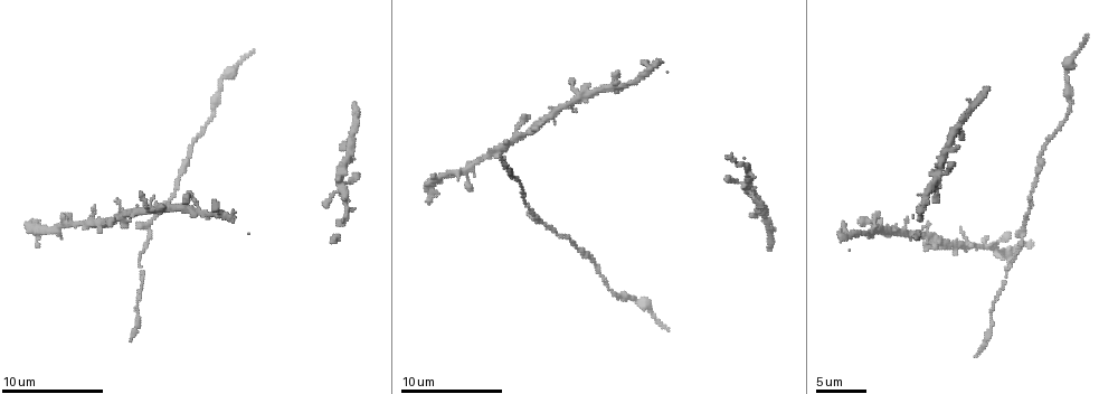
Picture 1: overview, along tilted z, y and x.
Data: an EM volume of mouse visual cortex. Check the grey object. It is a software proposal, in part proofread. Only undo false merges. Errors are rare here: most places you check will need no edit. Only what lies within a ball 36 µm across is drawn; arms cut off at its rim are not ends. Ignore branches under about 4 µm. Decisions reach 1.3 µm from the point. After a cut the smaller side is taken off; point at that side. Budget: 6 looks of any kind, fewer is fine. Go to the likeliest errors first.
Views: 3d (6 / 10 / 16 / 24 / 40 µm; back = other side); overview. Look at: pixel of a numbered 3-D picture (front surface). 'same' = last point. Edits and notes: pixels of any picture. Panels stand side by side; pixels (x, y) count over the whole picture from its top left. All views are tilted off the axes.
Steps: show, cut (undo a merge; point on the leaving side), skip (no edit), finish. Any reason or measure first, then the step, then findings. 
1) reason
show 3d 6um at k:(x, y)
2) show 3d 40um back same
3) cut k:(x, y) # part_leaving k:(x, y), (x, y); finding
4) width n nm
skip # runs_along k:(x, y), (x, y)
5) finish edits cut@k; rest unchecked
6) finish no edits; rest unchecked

a fork
show 3d 16um at 1:(147, 226)

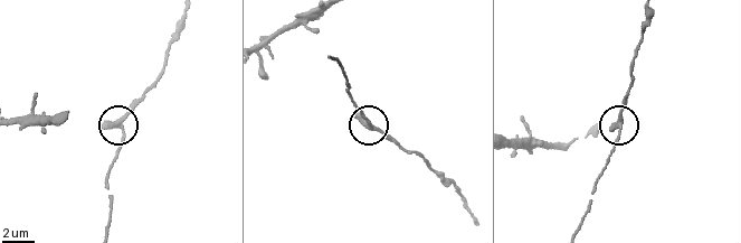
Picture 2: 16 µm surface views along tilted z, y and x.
arms 3
skip # continuous, no second cell

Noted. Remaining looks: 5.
show 3d 10um at 1:(498, 157)

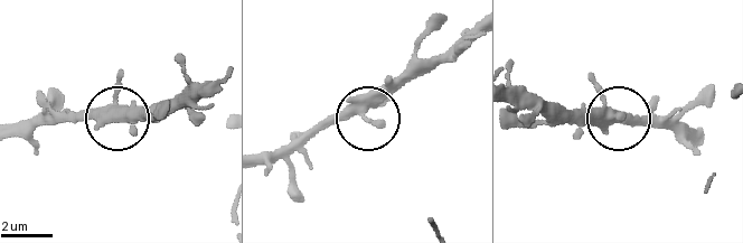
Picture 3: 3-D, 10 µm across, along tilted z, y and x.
width 310 nm
skip # runs_along 3:(473, 27), (404, 73), (365, 117), (336, 114), (313, 125); all the same cell

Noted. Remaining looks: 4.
side arm on a straight run
show 3d 6um at 1:(568, 108)

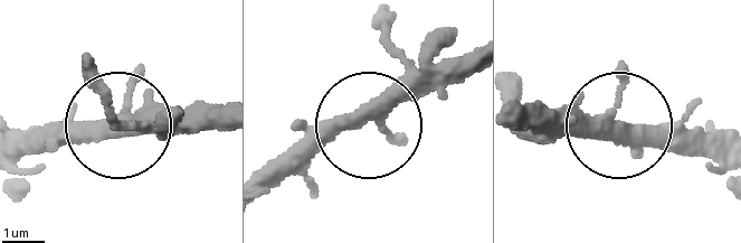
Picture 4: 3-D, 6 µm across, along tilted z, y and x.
show 3d 6um back at 4:(617, 129)

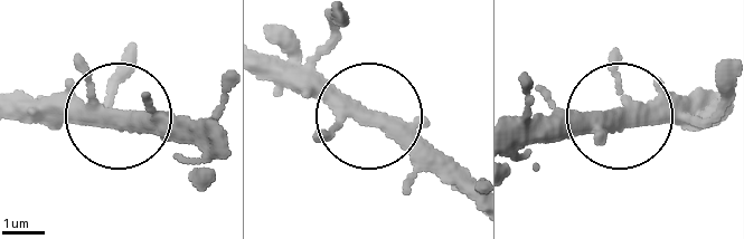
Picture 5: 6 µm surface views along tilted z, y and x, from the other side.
arms 3
skip # runs_along 5:(360, 110), (396, 122), (464, 196); continuous, no second cell

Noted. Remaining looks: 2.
finish no edits; rest unchecked

